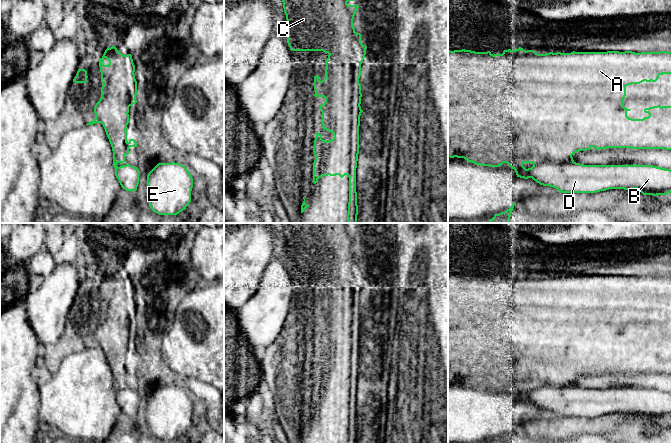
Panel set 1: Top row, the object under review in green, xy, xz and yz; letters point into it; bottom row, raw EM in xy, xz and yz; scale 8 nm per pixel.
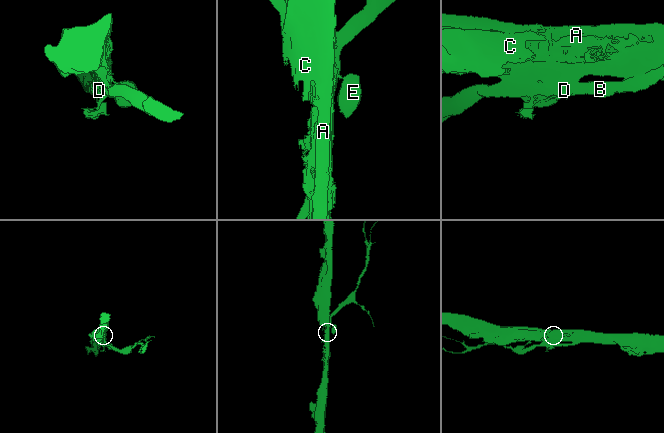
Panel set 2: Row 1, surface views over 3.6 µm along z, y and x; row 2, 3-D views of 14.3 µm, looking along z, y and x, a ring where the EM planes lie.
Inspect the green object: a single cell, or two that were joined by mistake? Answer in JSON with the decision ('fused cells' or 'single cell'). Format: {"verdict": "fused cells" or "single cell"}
{"verdict": "single cell"}

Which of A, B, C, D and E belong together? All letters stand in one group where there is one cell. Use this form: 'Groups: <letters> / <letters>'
Groups: A B C D E

